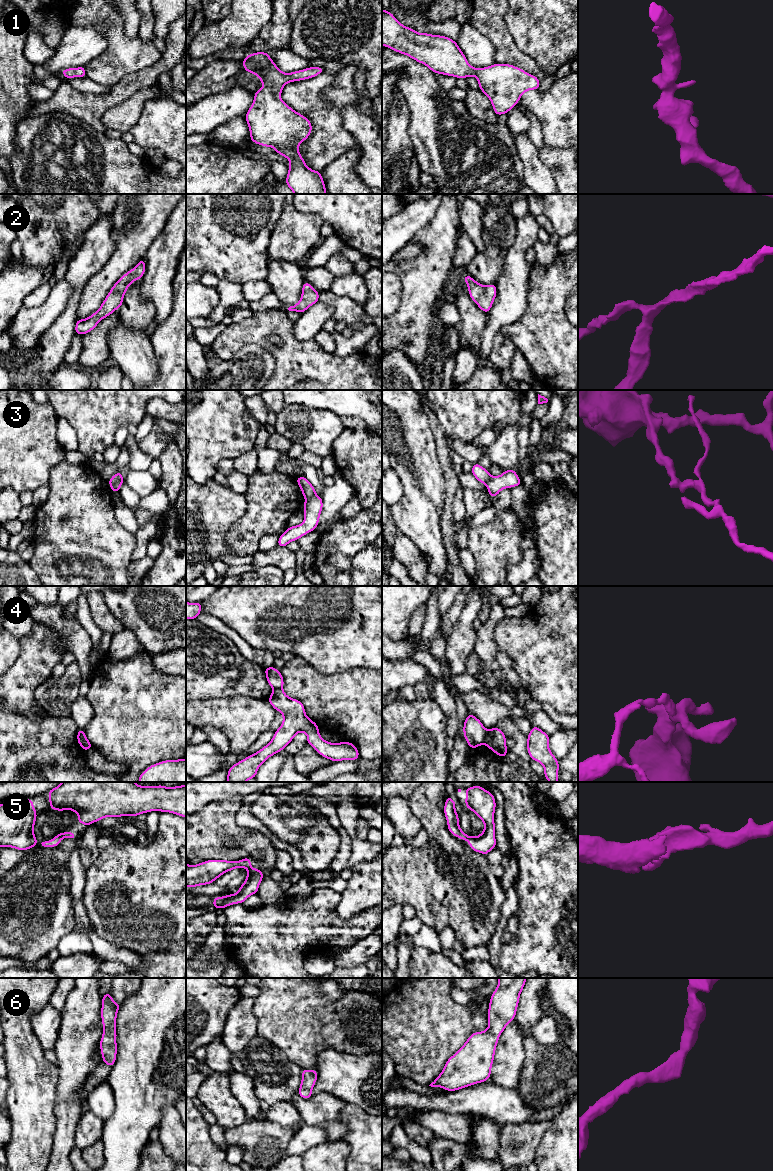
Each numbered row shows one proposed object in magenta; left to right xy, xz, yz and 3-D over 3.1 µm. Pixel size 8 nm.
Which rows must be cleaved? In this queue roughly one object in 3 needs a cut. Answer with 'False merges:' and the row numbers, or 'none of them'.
False merges: 3, 4

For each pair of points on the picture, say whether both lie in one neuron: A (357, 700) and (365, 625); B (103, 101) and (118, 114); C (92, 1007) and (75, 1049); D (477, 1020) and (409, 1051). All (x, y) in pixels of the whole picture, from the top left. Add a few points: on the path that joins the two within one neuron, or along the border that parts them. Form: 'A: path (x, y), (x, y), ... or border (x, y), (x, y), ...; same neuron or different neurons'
A: border (371, 668), (354, 667), (338, 673); different neurons
B: border (131, 96), (104, 112), (102, 124), (106, 128); different neurons
C: path (82, 1017), (78, 1039); same neuron
D: border (468, 1004), (471, 1009), (473, 1031); different neurons

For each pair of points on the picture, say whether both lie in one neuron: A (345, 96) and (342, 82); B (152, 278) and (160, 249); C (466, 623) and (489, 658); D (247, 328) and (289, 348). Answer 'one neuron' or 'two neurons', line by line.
A: one neuron
B: one neuron
C: two neurons
D: one neuron

